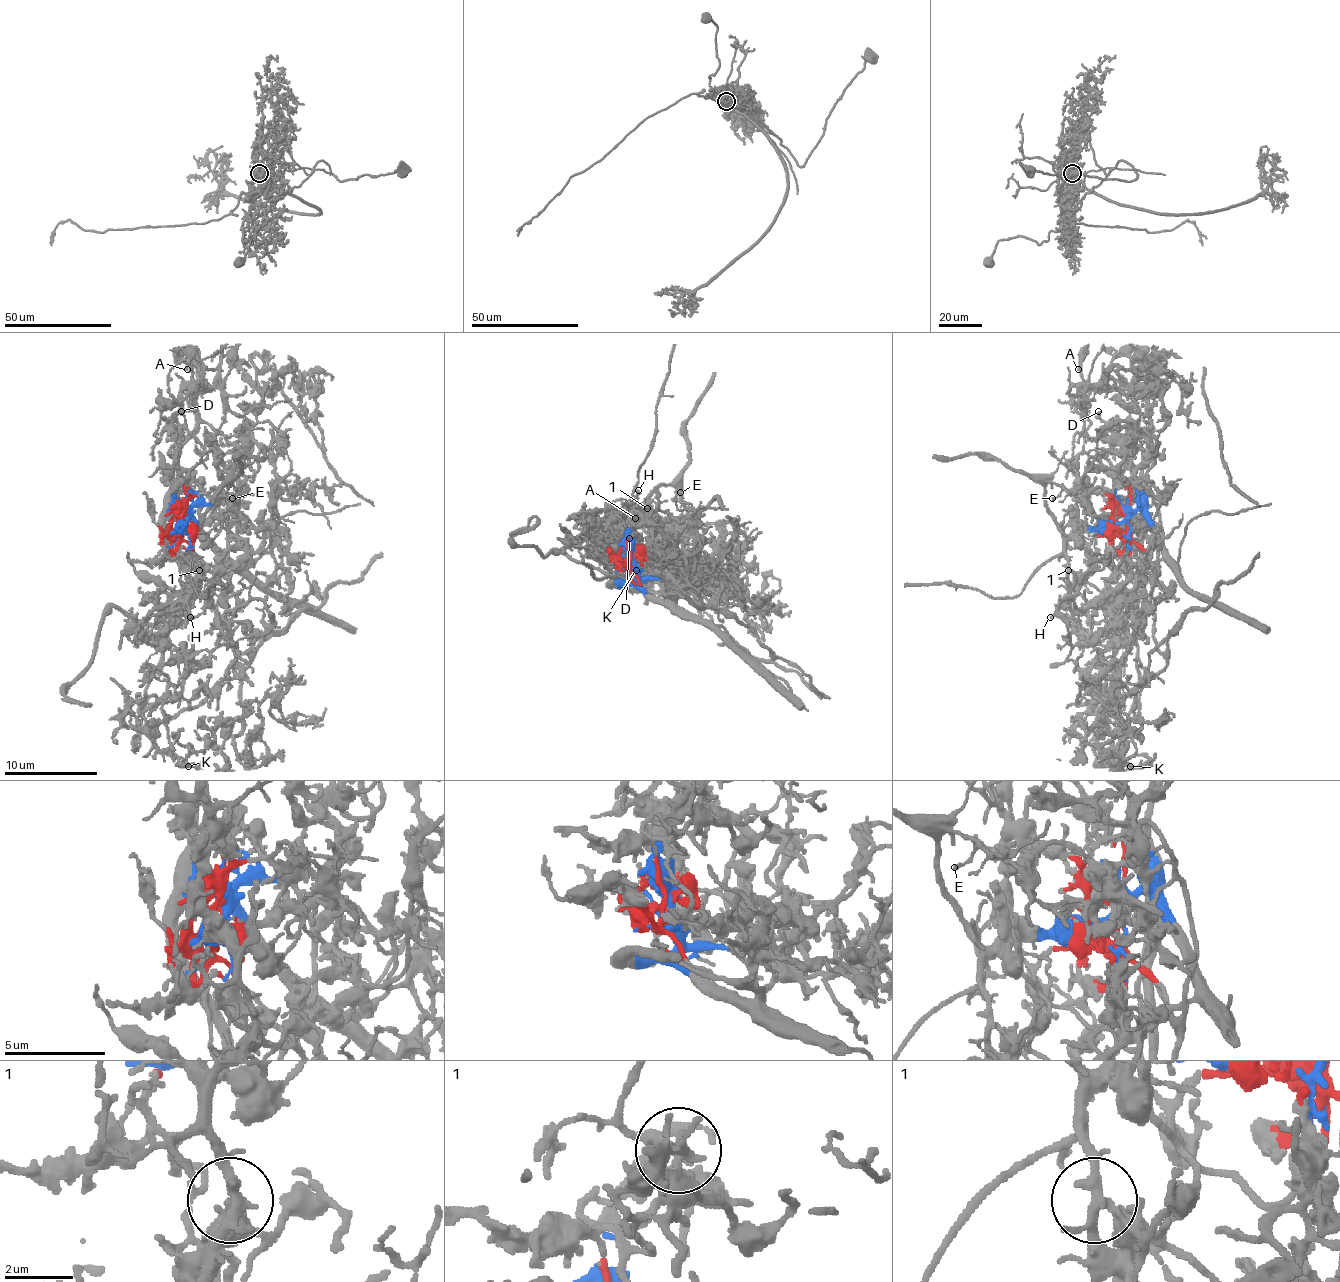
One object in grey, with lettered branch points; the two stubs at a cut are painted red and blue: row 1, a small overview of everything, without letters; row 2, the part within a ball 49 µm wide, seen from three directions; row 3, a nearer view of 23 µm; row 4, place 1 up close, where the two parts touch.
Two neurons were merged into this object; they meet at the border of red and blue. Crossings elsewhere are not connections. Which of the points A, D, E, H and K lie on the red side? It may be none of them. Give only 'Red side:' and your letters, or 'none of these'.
Red side: D, K

